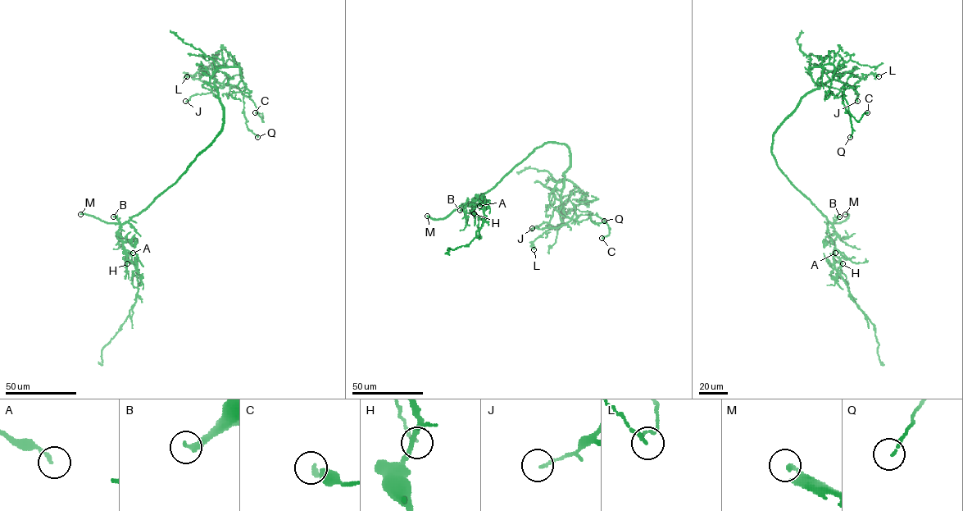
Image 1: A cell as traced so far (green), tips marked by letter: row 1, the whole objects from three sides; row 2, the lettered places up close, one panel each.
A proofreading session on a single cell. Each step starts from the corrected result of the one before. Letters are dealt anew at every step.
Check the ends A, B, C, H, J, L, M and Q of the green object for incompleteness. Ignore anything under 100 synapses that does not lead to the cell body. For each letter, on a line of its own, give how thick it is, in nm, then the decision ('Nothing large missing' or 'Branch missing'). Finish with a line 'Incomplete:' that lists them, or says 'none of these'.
A: Thickness 160 nm. Nothing large missing
B: Thickness 320 nm. Nothing large missing
C: Thickness 340 nm. Nothing large missing
H: Thickness 130 nm. Nothing large missing
J: Thickness 110 nm. Nothing large missing
L: Thickness 100 nm. Nothing large missing
M: Thickness 200 nm. Branch missing
Q: Thickness 100 nm. Nothing large missing
Incomplete: M

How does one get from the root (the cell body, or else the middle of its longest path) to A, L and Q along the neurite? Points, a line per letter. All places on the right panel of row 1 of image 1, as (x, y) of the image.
A: (789, 180), (833, 225), (836, 234), (835, 253)
L: (789, 180), (777, 165), (771, 143), (773, 134), (800, 99), (833, 79), (853, 87), (870, 74), (878, 76)
Q: (789, 180), (772, 152), (773, 136), (803, 96), (833, 79), (847, 83), (842, 101), (850, 118), (850, 137)

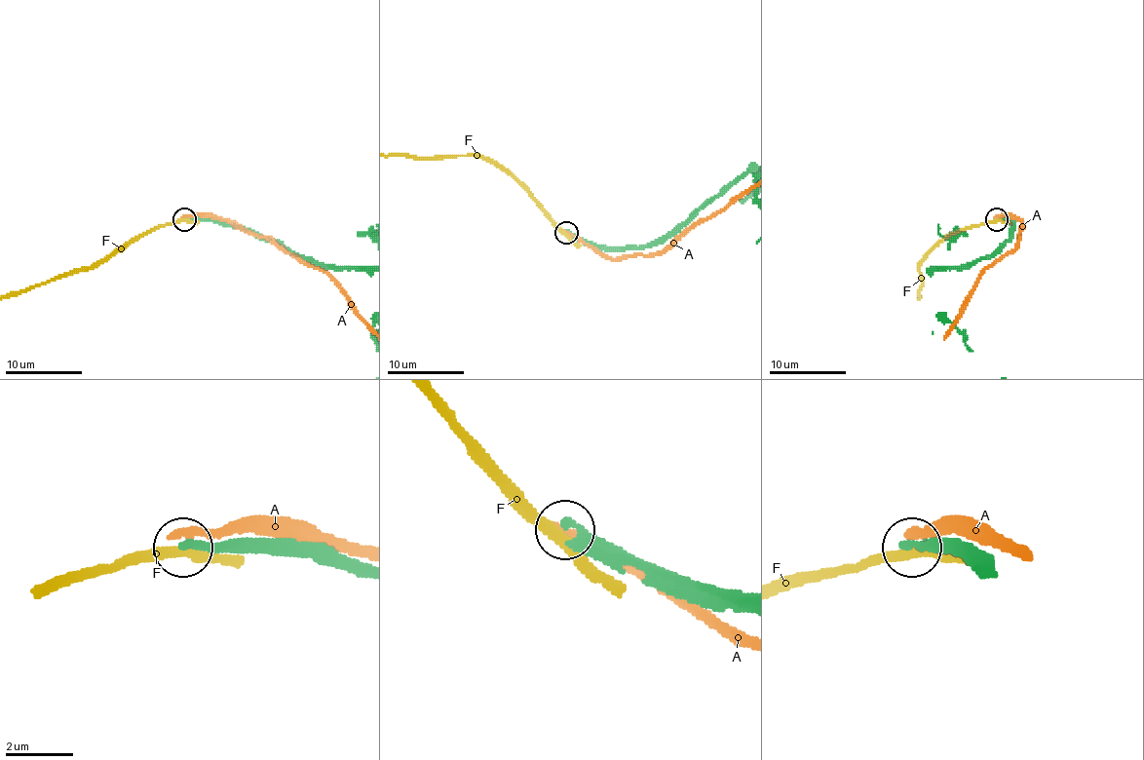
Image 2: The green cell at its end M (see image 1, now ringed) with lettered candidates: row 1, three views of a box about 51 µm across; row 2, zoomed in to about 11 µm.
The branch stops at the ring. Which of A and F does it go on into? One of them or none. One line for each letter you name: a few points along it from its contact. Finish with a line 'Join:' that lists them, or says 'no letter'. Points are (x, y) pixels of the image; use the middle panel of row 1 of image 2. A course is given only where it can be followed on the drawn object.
Join: no letter

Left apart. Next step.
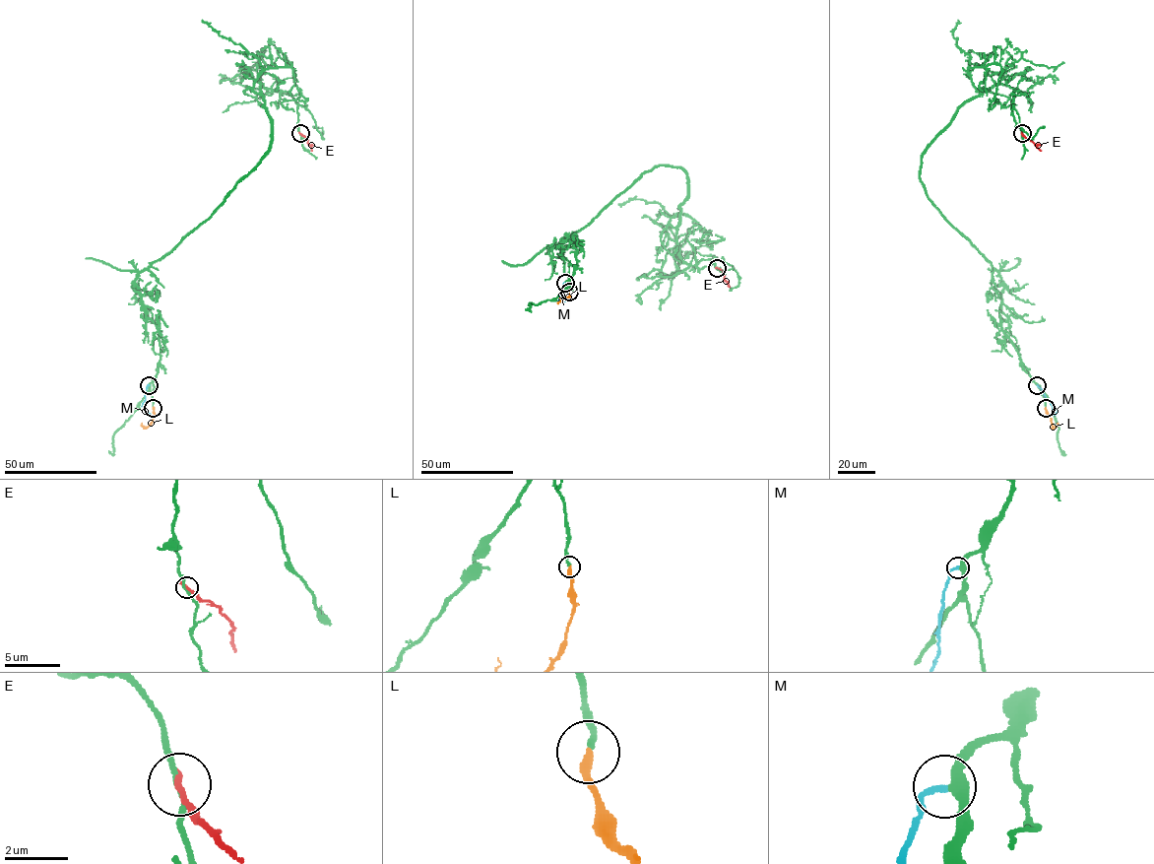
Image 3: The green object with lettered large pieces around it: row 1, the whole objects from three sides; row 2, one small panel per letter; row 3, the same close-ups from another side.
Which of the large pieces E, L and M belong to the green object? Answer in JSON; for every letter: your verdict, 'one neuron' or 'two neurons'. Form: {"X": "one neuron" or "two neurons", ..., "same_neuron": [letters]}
{"E": "two neurons", "L": "one neuron", "M": "two neurons", "same_neuron": ["L"]}

